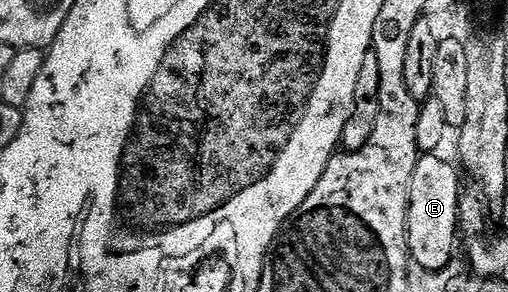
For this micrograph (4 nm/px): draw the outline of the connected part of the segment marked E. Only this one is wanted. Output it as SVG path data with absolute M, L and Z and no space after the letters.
M428 152L416 161L408 201L408 253L411 261L432 271L443 270L454 259L456 238L460 234L461 171L440 156Z

